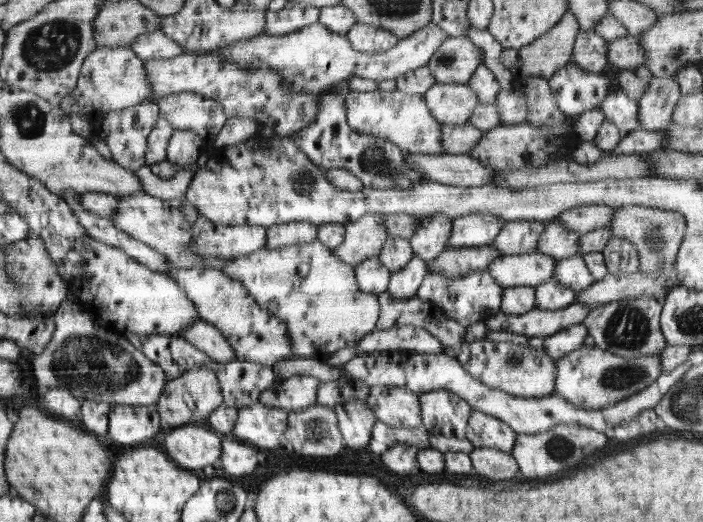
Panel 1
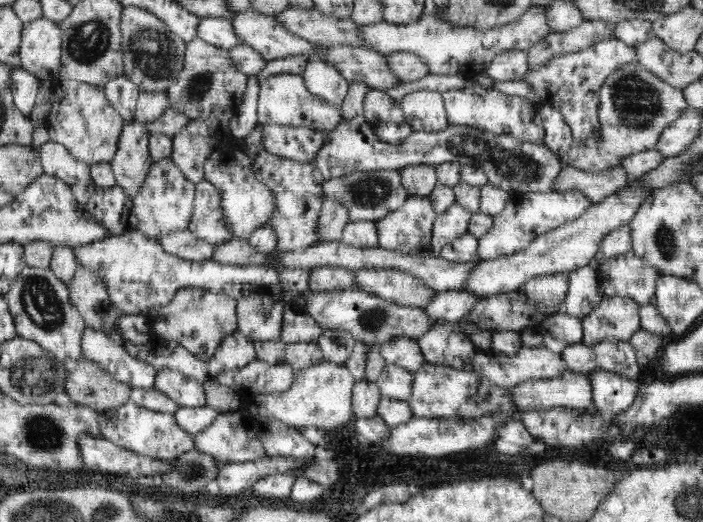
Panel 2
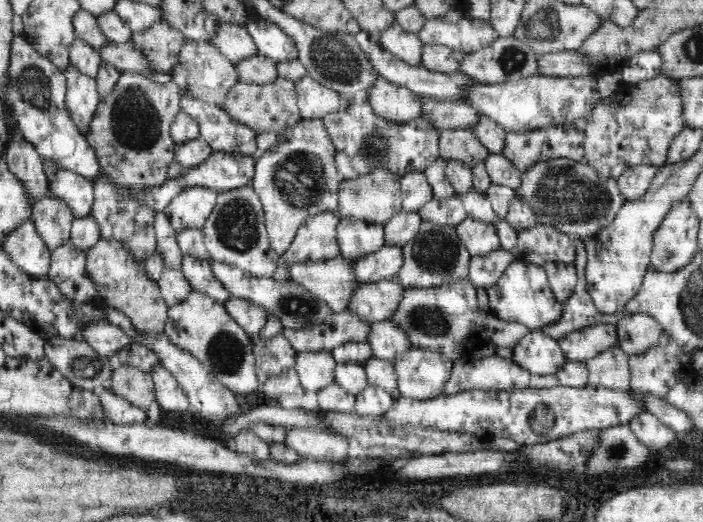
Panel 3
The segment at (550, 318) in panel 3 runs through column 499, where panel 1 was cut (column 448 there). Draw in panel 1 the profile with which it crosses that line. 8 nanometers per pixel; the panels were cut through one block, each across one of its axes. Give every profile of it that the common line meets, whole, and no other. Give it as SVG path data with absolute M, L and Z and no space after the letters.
M476 270L462 278L447 278L440 272L428 274L422 281L421 288L417 290L416 297L423 301L435 303L440 307L448 318L461 322L462 326L468 326L477 321L486 321L500 312L502 303L502 291L504 288L490 276L490 270Z

